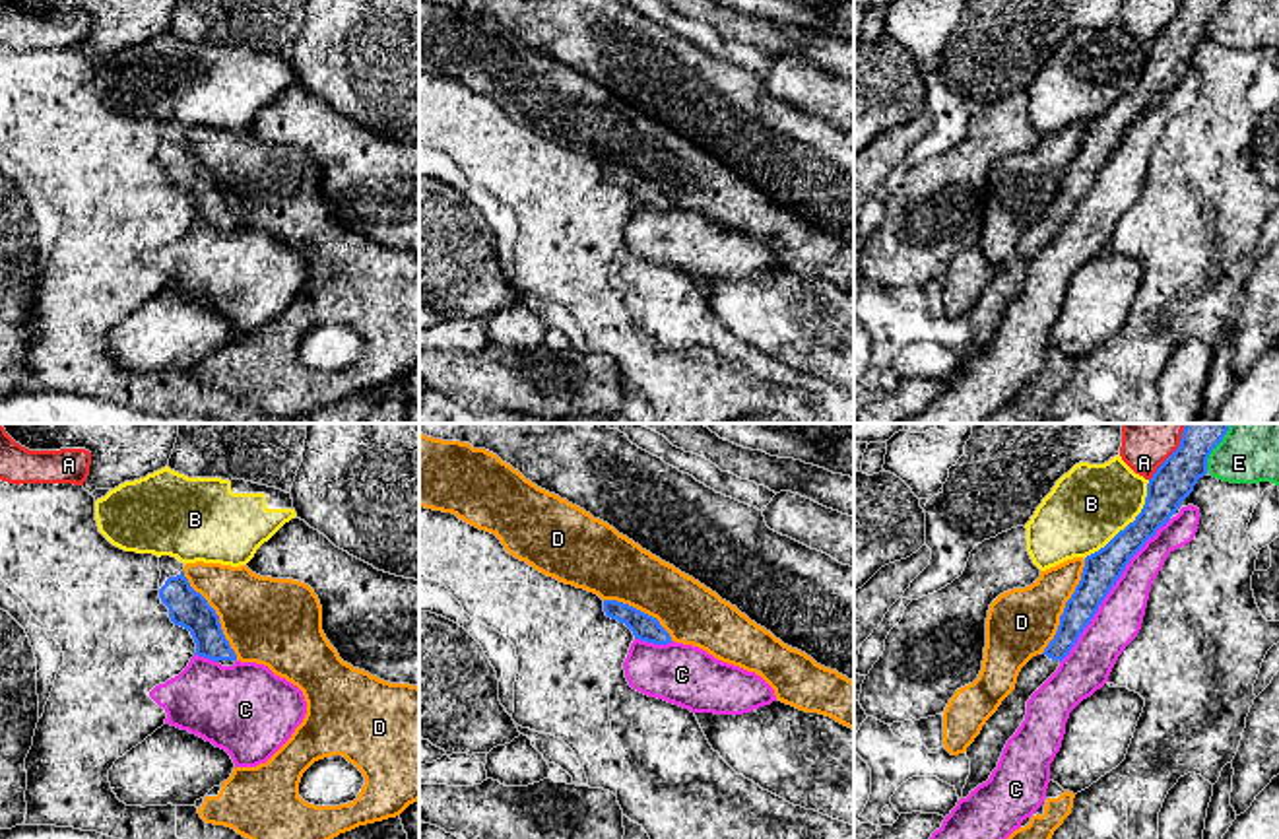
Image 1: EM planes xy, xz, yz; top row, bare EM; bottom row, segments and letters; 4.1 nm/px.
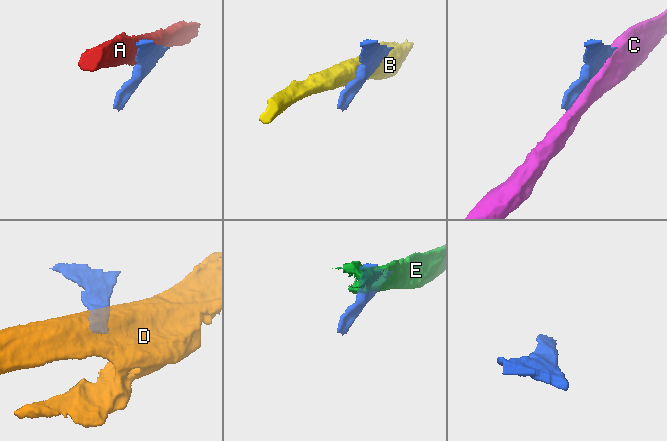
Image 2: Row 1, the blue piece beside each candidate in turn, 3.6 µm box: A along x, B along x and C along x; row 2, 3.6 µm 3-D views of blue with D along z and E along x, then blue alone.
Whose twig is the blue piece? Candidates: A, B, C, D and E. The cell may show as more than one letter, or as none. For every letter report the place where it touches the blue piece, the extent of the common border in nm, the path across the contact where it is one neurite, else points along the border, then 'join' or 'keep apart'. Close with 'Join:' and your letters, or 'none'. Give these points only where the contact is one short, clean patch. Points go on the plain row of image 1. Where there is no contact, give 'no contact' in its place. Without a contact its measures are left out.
A: meets blue in yz at (1167, 24); contact 240 nm long; keep apart
B: meets blue in yz at (1130, 88); contact 420 nm long; keep apart
C: meets blue in yz at (1109, 156); contact 750 nm long; keep apart
D: meets blue in yz at (1066, 171); contact 440 nm long; keep apart
E: meets blue in yz at (1210, 18); contact 170 nm long; keep apart
Join: none

